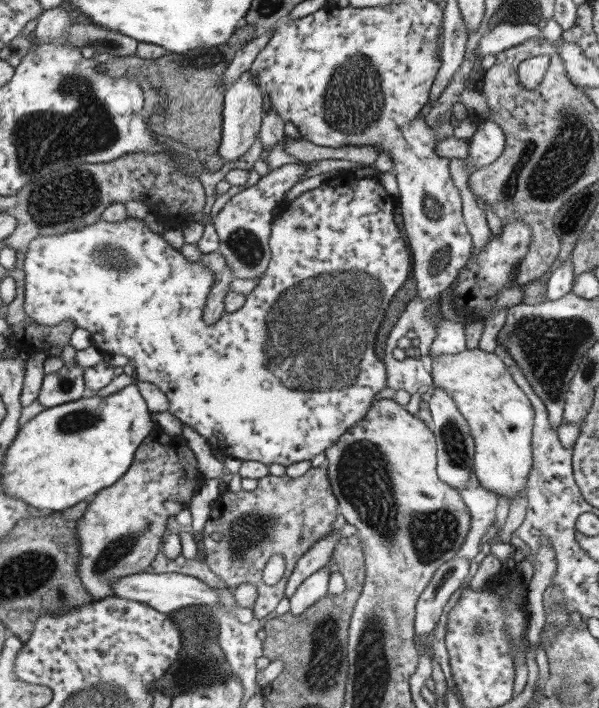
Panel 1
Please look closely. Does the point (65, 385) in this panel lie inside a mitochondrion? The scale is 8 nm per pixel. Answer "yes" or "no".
yes

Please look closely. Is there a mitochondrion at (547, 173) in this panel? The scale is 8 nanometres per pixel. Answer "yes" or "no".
yes

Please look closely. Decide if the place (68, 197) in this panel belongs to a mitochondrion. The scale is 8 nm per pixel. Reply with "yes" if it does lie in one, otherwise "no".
yes

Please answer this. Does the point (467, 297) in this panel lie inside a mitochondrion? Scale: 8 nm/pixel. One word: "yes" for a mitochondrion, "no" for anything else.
no

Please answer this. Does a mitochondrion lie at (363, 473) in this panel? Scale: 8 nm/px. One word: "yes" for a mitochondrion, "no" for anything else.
yes

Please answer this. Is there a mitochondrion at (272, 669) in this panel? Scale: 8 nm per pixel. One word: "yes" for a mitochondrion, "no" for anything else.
no

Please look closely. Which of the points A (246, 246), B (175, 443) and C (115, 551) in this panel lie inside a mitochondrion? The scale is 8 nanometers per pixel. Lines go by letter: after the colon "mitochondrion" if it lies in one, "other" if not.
A: mitochondrion
B: other
C: mitochondrion

